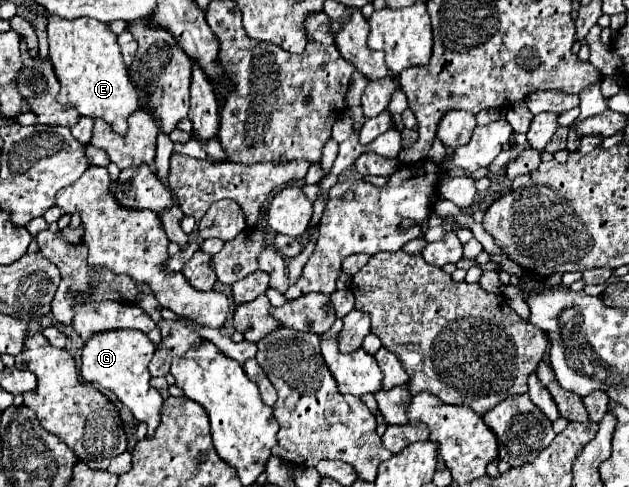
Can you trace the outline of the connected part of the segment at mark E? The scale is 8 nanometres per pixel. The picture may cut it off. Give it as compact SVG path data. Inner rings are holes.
M48 19L48 43L50 43L50 61L60 83L58 101L64 107L74 107L82 117L104 119L114 133L126 135L128 117L140 109L138 93L128 79L128 69L124 65L120 45L116 35L108 25L98 23L96 19Z

